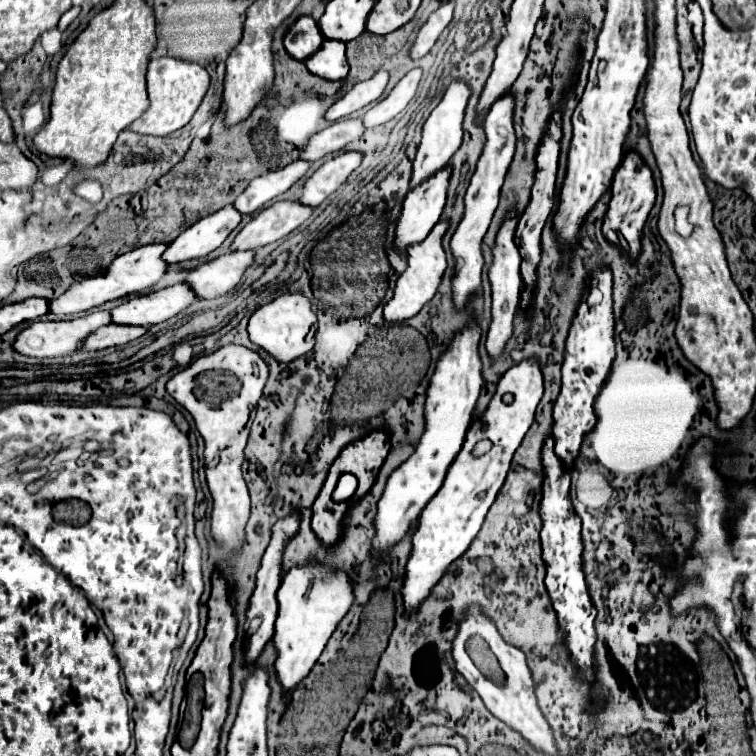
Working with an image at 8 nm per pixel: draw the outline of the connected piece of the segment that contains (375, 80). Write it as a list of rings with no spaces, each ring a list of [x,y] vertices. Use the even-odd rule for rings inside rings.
[[[380,70],[380,72],[376,72],[370,80],[358,82],[346,96],[342,96],[342,98],[326,112],[326,120],[336,122],[336,120],[340,120],[340,118],[344,118],[344,116],[348,116],[348,114],[352,114],[352,112],[358,112],[360,108],[376,102],[376,100],[382,96],[382,92],[384,92],[384,88],[386,88],[386,84],[388,84],[388,78],[390,78],[388,72],[386,72],[386,70]]]

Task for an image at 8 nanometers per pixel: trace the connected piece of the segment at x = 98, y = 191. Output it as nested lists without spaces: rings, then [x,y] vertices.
[[[86,180],[86,182],[80,182],[74,190],[78,196],[86,198],[88,202],[92,204],[98,204],[102,200],[102,188],[98,184],[98,180]]]

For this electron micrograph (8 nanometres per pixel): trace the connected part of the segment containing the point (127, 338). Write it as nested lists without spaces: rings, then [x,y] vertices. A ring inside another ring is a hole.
[[[108,324],[100,330],[96,330],[92,336],[88,336],[88,342],[84,342],[82,350],[102,350],[112,346],[124,346],[148,332],[146,326],[126,326],[126,324]]]

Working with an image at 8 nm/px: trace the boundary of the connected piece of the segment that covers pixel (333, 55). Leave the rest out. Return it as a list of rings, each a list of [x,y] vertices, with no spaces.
[[[324,40],[322,48],[306,60],[310,72],[326,80],[344,80],[350,72],[346,46],[338,40]]]

